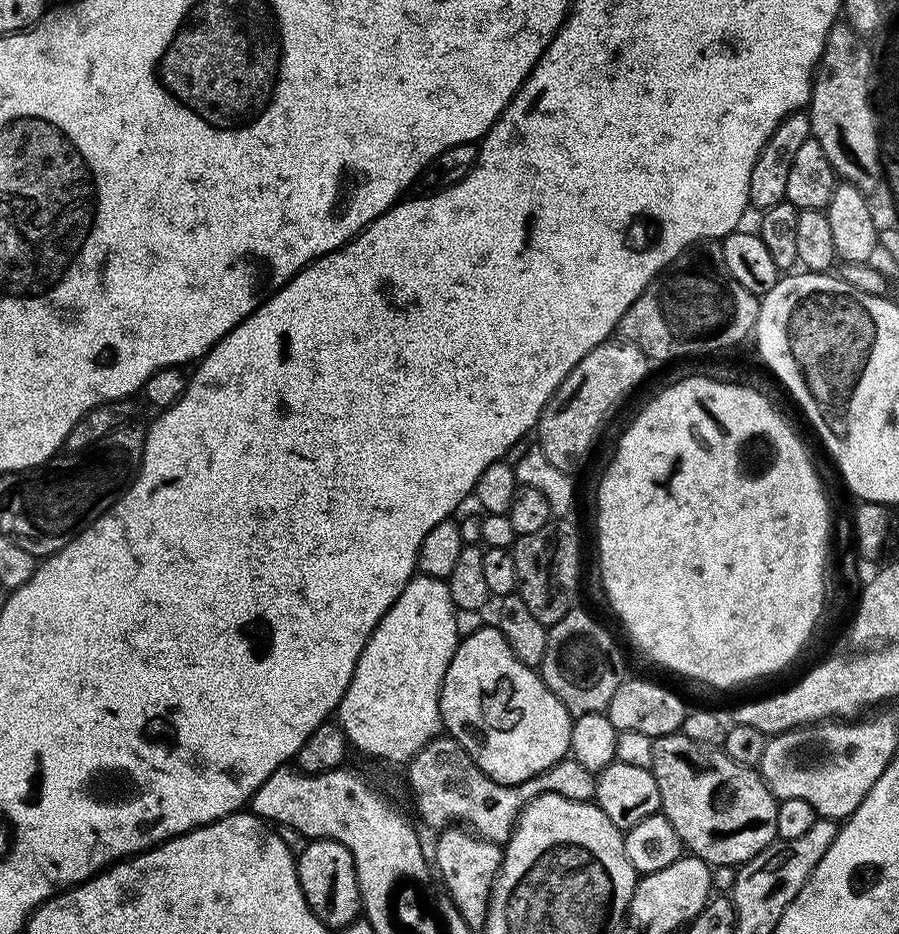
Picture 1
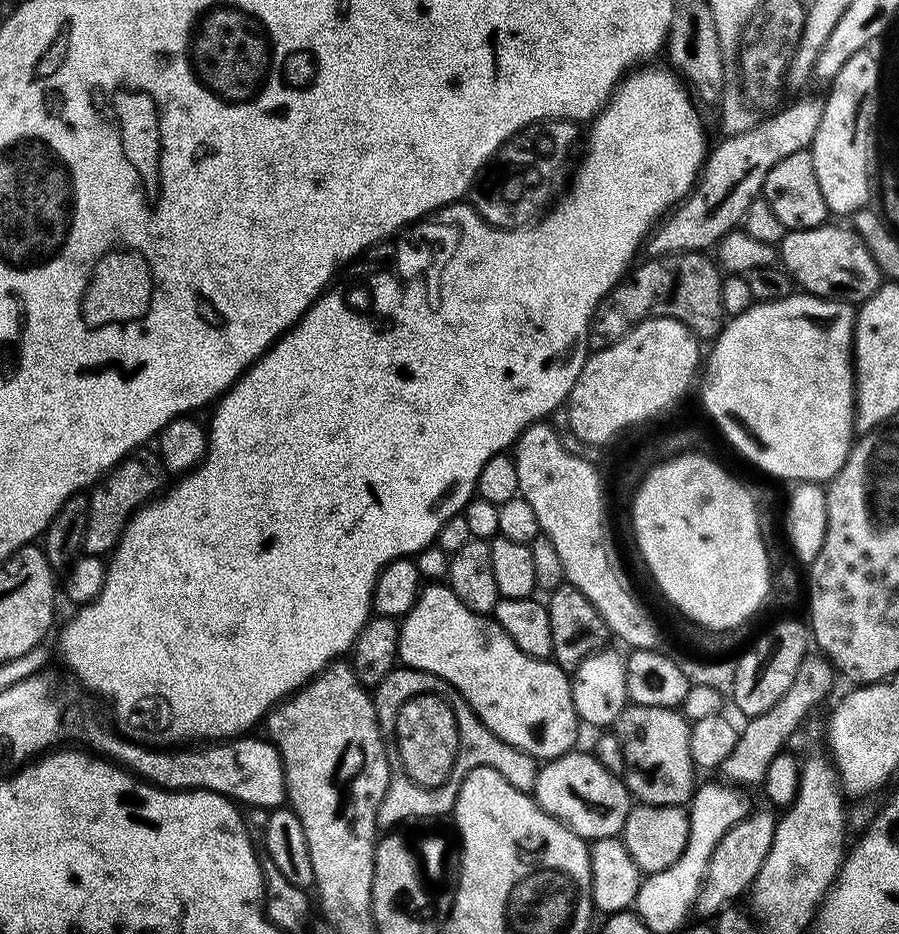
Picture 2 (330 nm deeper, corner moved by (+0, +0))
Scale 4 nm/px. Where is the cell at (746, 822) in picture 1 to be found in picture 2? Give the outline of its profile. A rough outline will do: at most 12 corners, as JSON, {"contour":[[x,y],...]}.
{"contour":[[629,703],[614,725],[639,803],[697,787],[683,711]]}

